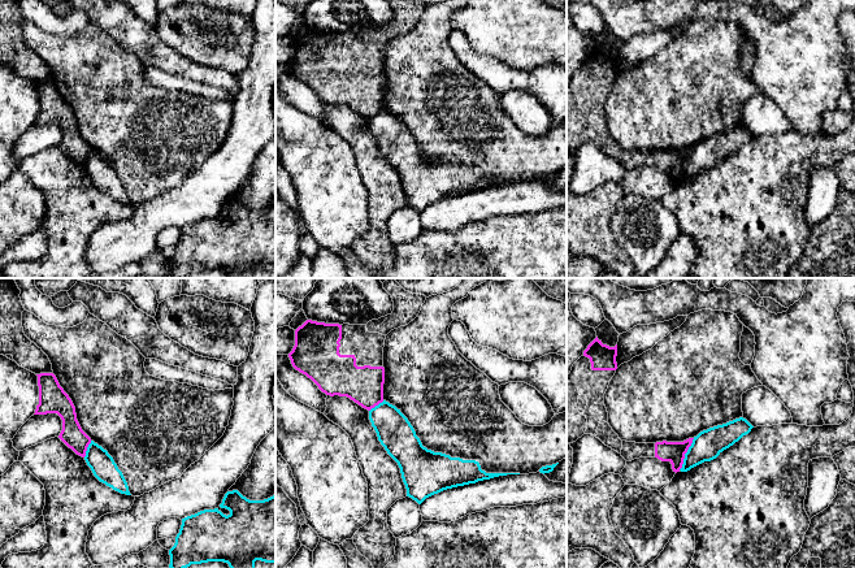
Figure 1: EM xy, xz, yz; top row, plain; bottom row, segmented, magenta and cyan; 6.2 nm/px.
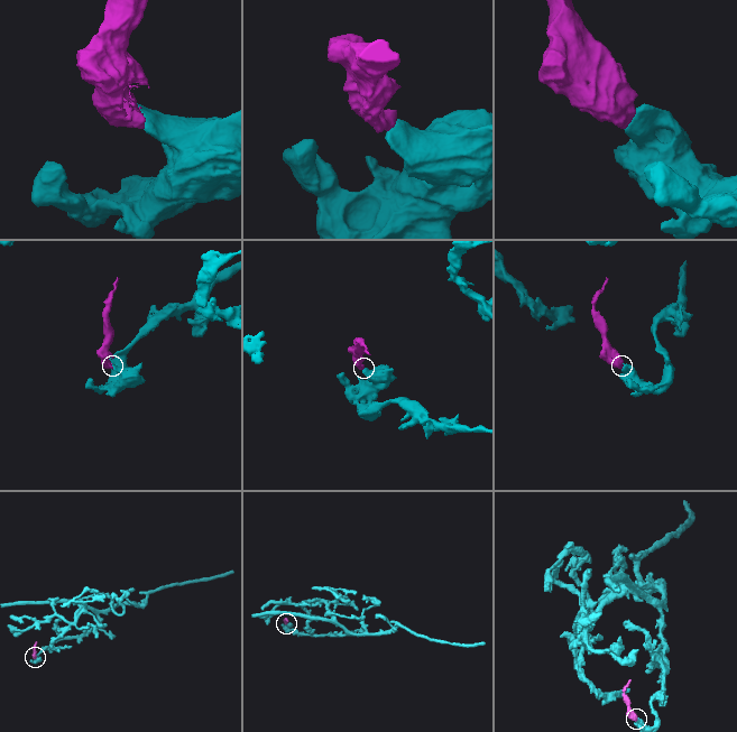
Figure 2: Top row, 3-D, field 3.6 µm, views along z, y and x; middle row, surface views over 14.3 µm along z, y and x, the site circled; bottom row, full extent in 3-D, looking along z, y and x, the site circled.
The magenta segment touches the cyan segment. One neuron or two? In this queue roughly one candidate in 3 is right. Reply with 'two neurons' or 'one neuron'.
two neurons

